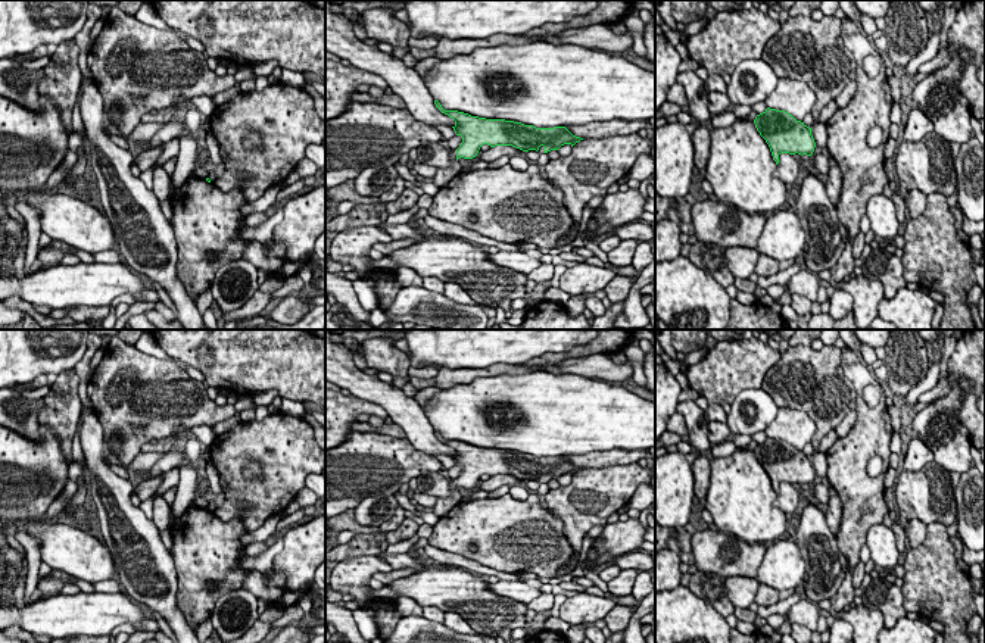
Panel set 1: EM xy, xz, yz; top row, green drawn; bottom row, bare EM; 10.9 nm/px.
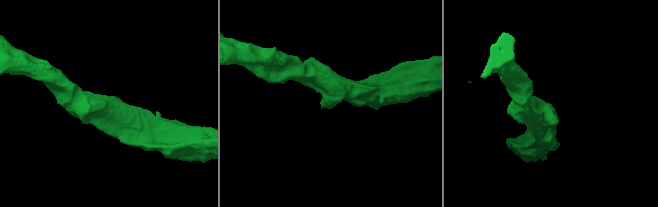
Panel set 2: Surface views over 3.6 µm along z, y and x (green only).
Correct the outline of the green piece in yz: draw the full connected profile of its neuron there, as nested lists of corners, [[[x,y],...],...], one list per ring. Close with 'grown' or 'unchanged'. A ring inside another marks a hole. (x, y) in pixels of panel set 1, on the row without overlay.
[[[767,437],[755,446],[754,453],[769,474],[776,494],[779,493],[780,483],[811,486],[814,481],[816,472],[811,458],[785,440]]] | unchanged

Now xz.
[[[434,430],[434,434],[442,443],[455,450],[452,458],[456,465],[462,466],[459,477],[456,480],[451,480],[451,496],[437,497],[436,500],[433,512],[437,516],[446,515],[462,500],[462,496],[458,493],[459,487],[476,487],[483,474],[490,477],[512,475],[523,481],[537,481],[542,475],[543,483],[548,483],[551,480],[558,480],[564,474],[570,474],[573,477],[576,472],[583,469],[573,465],[565,456],[536,458],[533,455],[524,455],[514,450],[486,449],[458,440],[445,440],[437,430]]] | grown

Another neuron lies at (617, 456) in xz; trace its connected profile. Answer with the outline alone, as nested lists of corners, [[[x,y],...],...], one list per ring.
[[[612,449],[608,452],[590,452],[587,455],[565,455],[565,458],[580,468],[607,468],[614,465],[635,463],[646,458],[648,450]]]

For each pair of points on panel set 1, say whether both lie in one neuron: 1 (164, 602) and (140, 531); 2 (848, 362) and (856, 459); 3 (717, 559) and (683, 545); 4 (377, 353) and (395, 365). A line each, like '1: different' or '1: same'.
1: same
2: same
3: different
4: same

